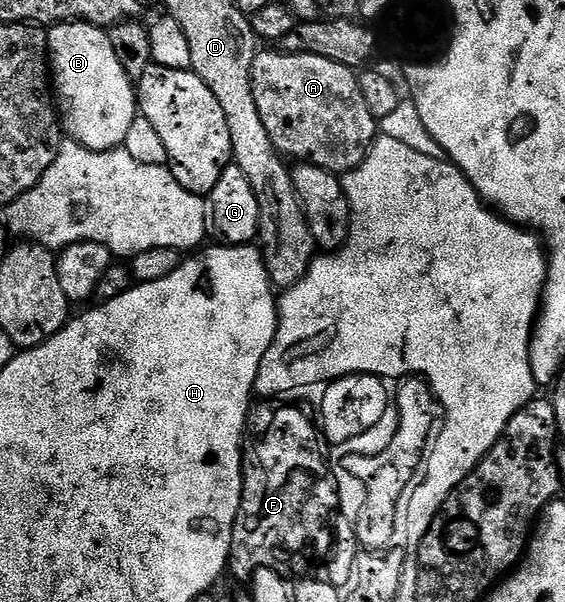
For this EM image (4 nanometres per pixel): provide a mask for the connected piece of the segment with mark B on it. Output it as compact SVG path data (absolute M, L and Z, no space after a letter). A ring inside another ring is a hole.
M54 23L48 28L49 36L49 61L51 64L51 86L55 92L55 102L59 112L59 118L64 134L68 138L74 139L79 145L83 145L89 151L111 151L120 148L127 137L127 129L131 129L131 121L135 121L139 114L137 106L137 92L135 90L134 80L129 78L129 74L119 65L119 57L115 57L115 49L111 49L109 32L104 27L96 27L90 23Z

